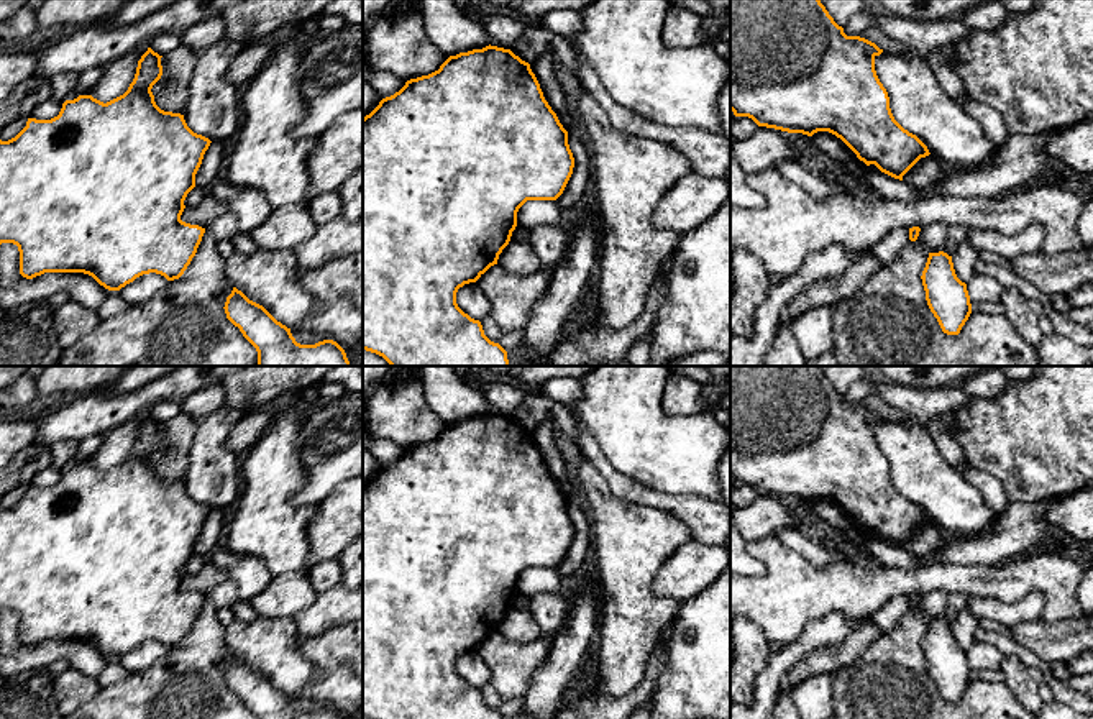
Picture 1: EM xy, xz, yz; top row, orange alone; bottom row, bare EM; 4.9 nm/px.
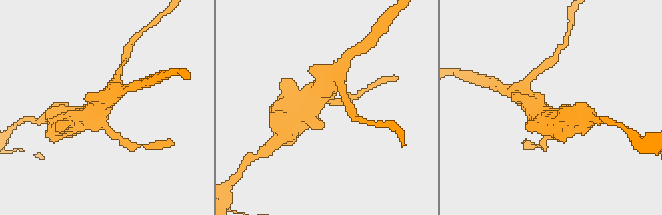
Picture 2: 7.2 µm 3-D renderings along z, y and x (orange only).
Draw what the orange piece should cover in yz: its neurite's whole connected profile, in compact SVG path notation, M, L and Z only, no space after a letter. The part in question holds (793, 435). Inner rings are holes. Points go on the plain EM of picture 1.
M730 366L730 478L758 494L812 504L829 499L840 506L860 529L903 548L903 543L929 524L927 514L893 484L889 465L875 438L880 424L875 410L847 404L819 366Z

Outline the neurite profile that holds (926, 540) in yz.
M932 522L921 525L904 543L903 550L921 558L932 560L934 553L944 545L940 529Z

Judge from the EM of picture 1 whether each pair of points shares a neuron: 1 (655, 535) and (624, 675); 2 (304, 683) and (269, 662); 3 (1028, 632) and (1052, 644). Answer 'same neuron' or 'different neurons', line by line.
1: same neuron
2: same neuron
3: same neuron

